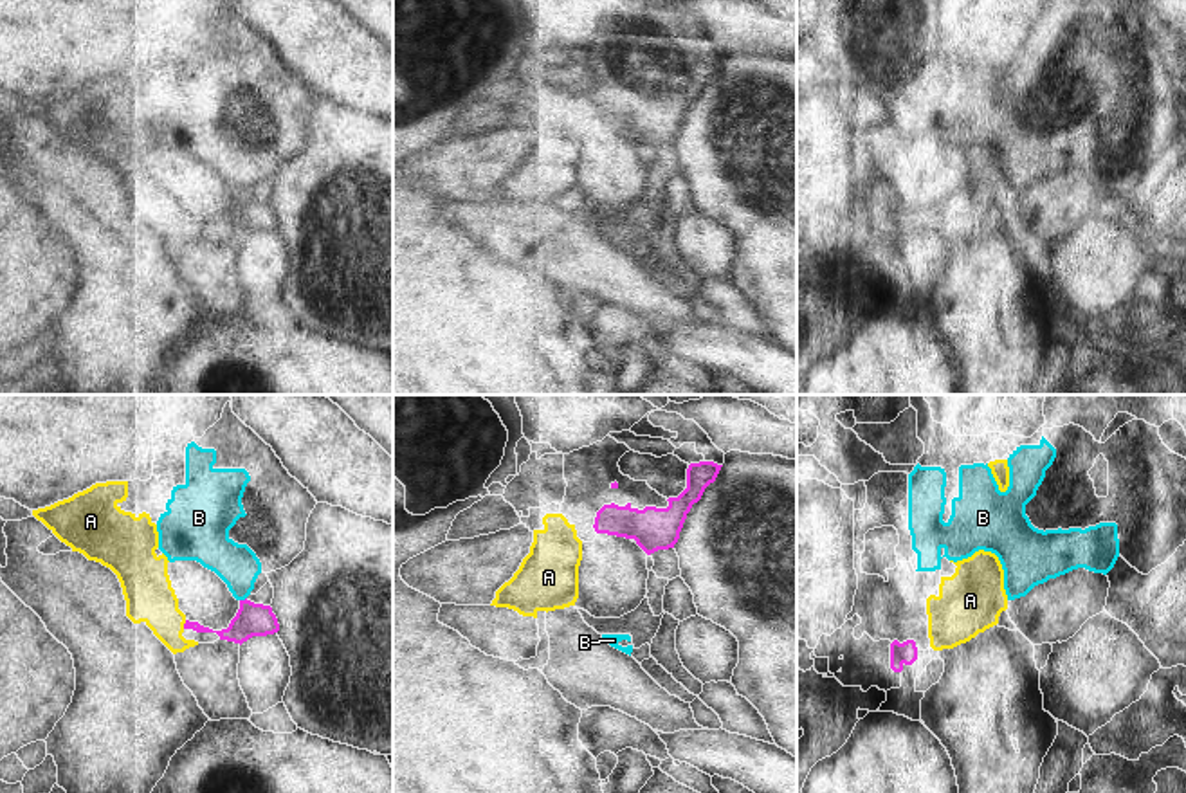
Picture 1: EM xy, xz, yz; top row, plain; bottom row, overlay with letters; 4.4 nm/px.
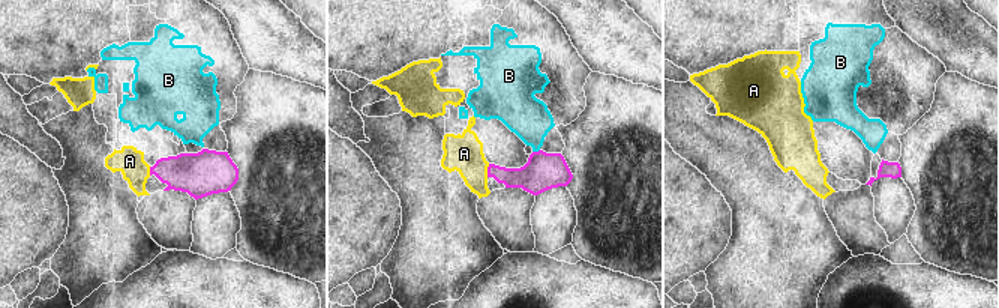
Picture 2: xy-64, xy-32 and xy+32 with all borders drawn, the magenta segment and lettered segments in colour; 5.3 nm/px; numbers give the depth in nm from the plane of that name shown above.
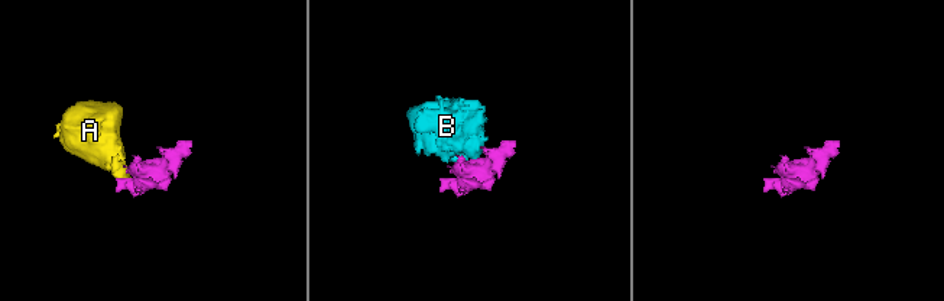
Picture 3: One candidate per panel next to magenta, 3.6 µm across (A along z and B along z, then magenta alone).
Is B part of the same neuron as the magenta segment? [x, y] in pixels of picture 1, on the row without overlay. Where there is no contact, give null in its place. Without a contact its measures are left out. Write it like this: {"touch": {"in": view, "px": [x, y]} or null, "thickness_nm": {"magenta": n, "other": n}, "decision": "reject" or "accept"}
{"touch": {"in": "xy", "px": [242, 197]}, "thickness_nm": {"magenta": 140, "other": 190}, "decision": "reject"}

